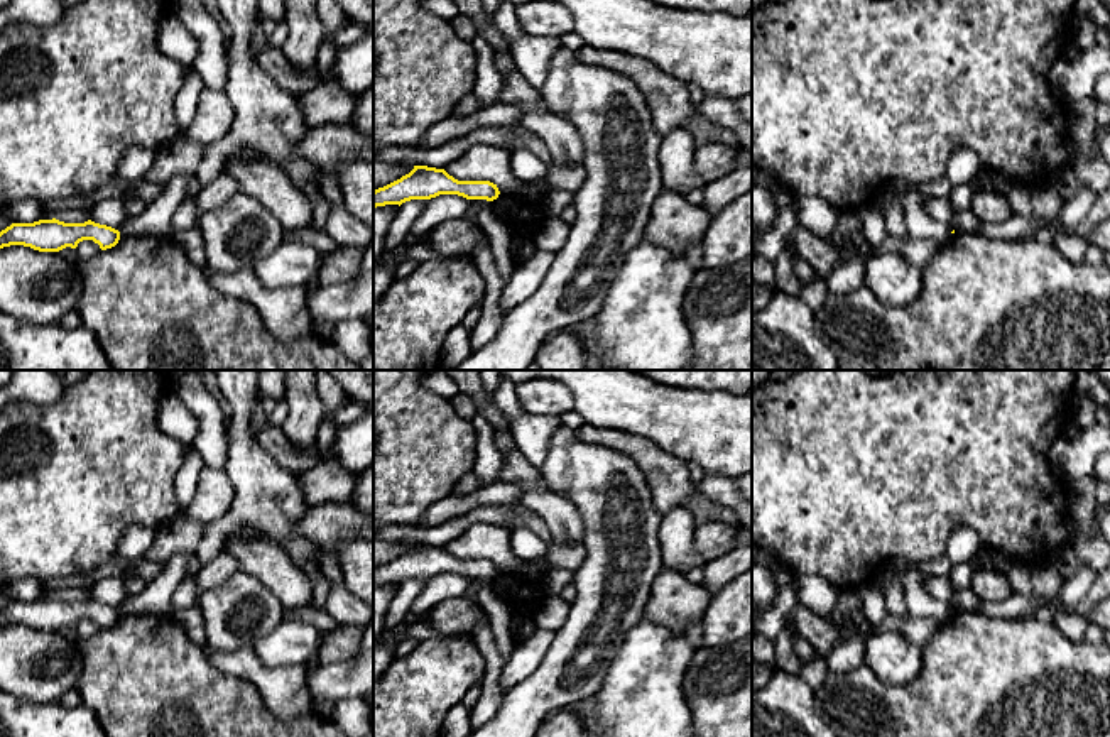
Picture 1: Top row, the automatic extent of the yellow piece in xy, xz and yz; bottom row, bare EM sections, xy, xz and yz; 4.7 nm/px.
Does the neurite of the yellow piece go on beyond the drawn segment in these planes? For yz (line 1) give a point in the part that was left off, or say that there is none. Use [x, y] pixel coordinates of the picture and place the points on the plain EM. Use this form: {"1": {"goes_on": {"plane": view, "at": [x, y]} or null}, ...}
{"1": {"goes_on": null}}

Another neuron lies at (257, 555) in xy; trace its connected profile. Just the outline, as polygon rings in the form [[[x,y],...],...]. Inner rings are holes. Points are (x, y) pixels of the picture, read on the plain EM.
[[[250,524],[231,531],[226,553],[279,600],[284,612],[311,605],[313,583],[284,548]]]

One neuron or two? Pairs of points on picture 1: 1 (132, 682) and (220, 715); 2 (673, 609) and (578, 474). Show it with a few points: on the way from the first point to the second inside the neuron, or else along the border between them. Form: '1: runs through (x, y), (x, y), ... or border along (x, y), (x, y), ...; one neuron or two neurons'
1: runs through (154, 692), (166, 704), (191, 705), (198, 712); one neuron
2: border along (664, 565), (651, 585), (642, 616); two neurons

